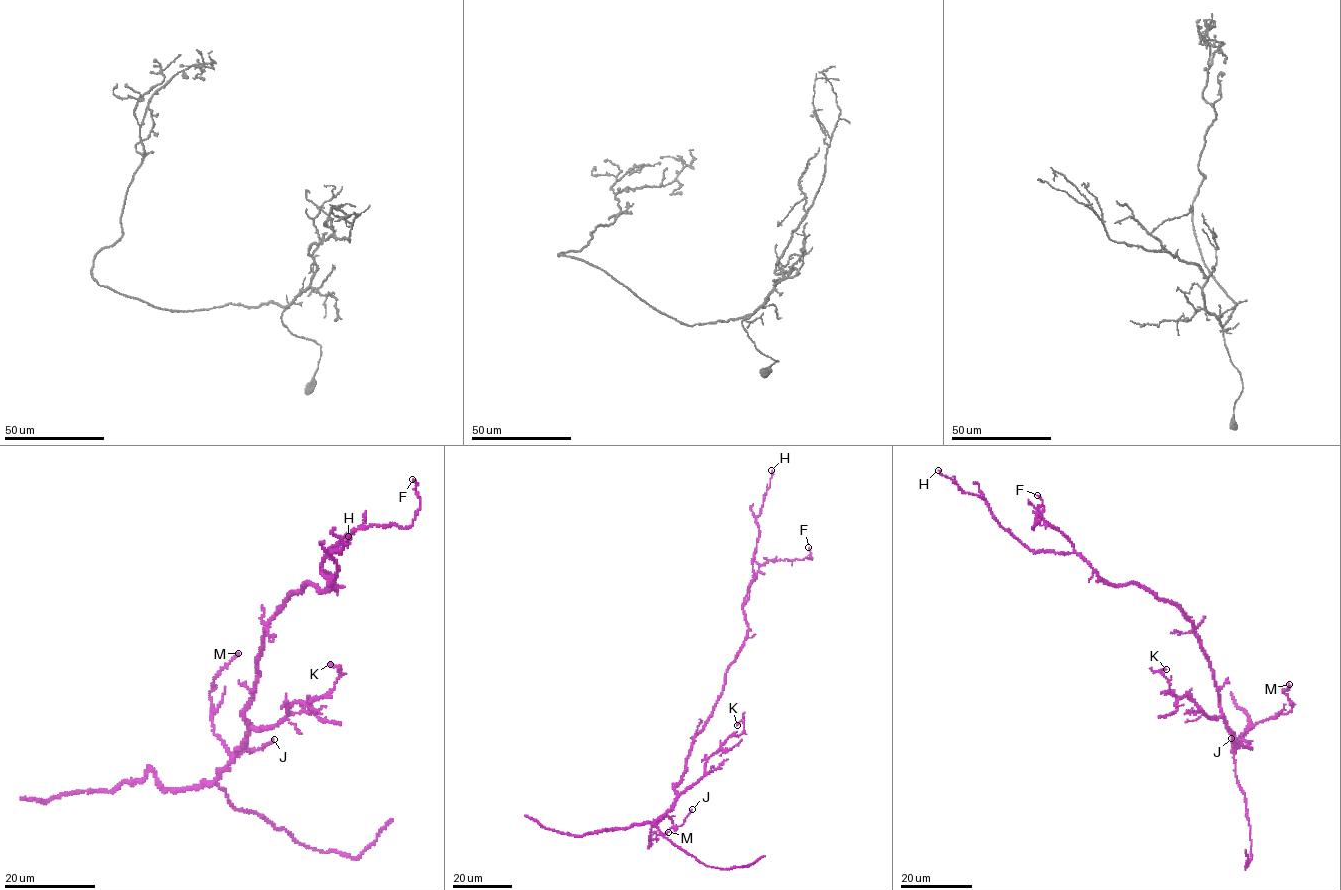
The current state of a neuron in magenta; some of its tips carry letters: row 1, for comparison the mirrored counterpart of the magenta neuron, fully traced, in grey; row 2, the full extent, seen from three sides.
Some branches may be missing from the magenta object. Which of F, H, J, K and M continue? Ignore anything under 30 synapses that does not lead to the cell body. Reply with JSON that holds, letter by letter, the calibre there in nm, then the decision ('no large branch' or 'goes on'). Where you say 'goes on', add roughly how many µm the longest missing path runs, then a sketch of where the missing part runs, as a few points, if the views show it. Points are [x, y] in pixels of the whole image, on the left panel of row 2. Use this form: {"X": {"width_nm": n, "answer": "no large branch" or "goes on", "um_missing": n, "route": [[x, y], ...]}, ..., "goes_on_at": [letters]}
{"F": {"width_nm": 110, "answer": "no large branch"}, "H": {"width_nm": 100, "answer": "no large branch"}, "J": {"width_nm": 110, "answer": "no large branch"}, "K": {"width_nm": 100, "answer": "no large branch"}, "M": {"width_nm": 130, "answer": "no large branch"}, "goes_on_at": []}

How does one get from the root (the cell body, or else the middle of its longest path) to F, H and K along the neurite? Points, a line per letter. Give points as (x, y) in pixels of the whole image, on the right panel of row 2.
F: (1194, 630), (1174, 604), (1136, 584), (1100, 578), (1038, 514), (1031, 528), (1043, 509), (1037, 495)
H: (1194, 630), (1174, 604), (1136, 584), (1110, 584), (1076, 553), (1029, 551), (984, 499), (938, 470)
K: (1194, 630), (1214, 673), (1221, 716), (1212, 719), (1193, 699), (1166, 693), (1170, 682), (1157, 671), (1166, 669)

